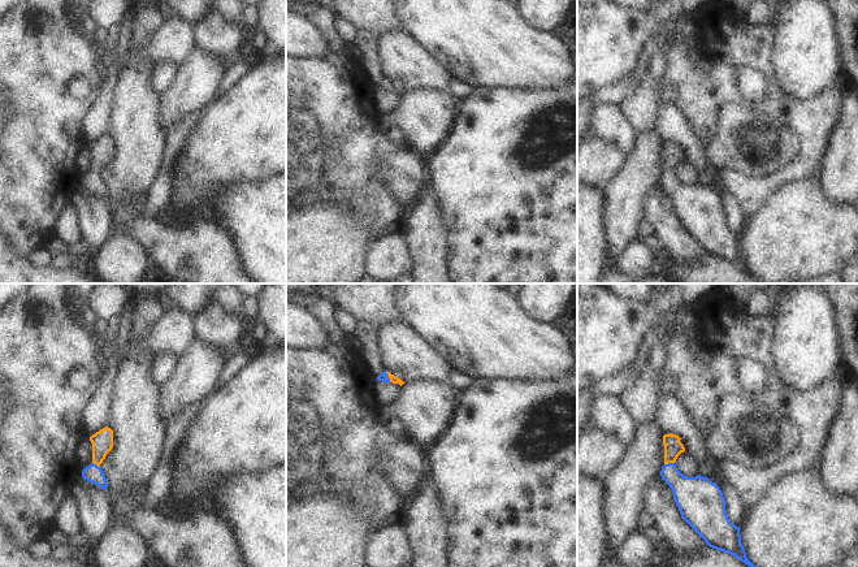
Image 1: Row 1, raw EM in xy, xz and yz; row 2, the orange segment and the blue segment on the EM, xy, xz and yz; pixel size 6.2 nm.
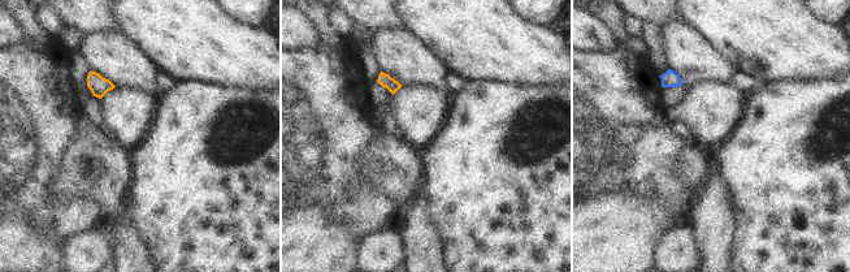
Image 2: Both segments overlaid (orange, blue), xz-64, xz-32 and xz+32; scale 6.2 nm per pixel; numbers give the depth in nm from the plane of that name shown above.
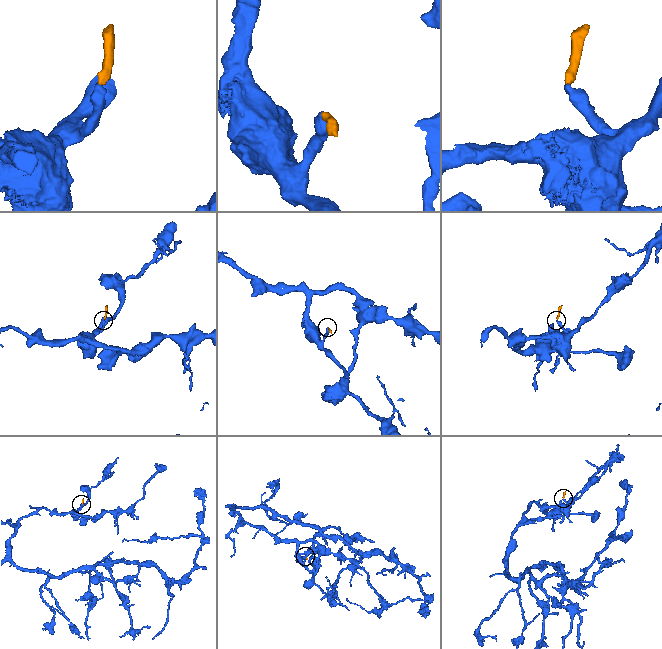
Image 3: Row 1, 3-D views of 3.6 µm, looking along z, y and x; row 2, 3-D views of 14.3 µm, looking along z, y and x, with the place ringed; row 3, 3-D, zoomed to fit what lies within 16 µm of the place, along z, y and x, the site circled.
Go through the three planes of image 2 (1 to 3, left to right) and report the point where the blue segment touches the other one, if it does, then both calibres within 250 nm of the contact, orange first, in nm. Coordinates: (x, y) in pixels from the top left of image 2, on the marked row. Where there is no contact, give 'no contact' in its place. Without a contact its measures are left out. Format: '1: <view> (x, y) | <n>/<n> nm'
1: no contact
2: no contact
3: no contact

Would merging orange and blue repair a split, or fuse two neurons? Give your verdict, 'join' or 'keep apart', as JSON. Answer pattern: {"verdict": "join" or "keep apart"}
{"verdict": "join"}

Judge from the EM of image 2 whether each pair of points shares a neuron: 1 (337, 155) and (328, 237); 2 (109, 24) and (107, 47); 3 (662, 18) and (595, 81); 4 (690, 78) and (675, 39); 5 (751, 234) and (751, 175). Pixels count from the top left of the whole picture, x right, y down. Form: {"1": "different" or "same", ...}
{"1": "different", "2": "different", "3": "different", "4": "same", "5": "same"}

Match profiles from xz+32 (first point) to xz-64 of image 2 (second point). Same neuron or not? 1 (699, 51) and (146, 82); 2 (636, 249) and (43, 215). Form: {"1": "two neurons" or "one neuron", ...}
{"1": "one neuron", "2": "two neurons"}

